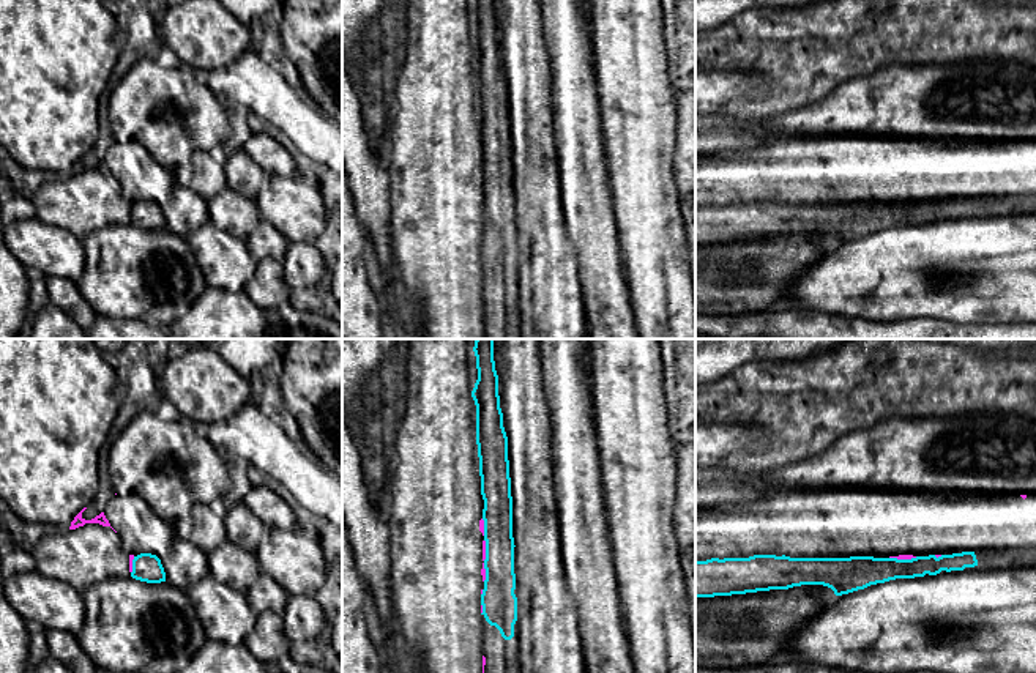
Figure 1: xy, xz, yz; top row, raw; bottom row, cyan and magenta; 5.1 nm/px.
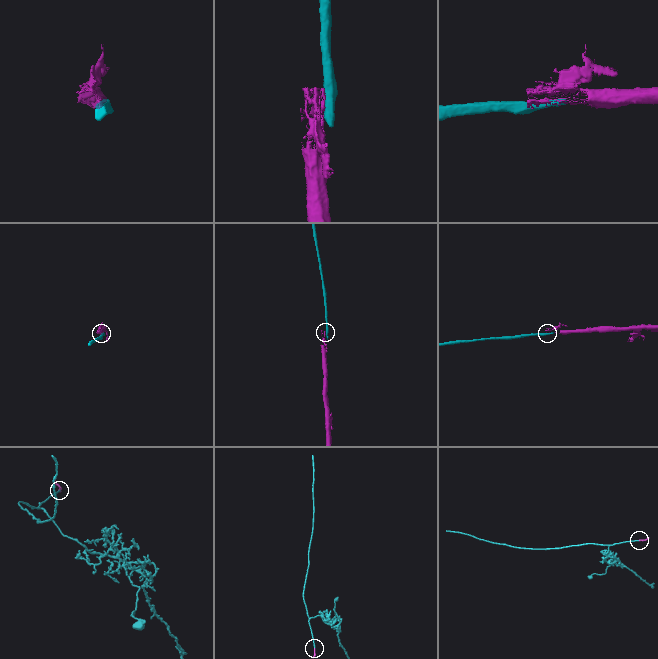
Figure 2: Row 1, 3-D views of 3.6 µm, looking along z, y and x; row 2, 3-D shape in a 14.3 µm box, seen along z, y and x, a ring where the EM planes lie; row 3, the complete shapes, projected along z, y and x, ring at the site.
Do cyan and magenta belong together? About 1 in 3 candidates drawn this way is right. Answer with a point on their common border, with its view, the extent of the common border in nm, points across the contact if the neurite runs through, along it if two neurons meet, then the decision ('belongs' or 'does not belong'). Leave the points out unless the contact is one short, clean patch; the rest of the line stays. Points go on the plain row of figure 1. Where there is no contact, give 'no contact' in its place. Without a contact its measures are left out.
meets cyan in yz at (902, 207); contact 140 nm long; border along yz (916, 204), (890, 205); does not belong

